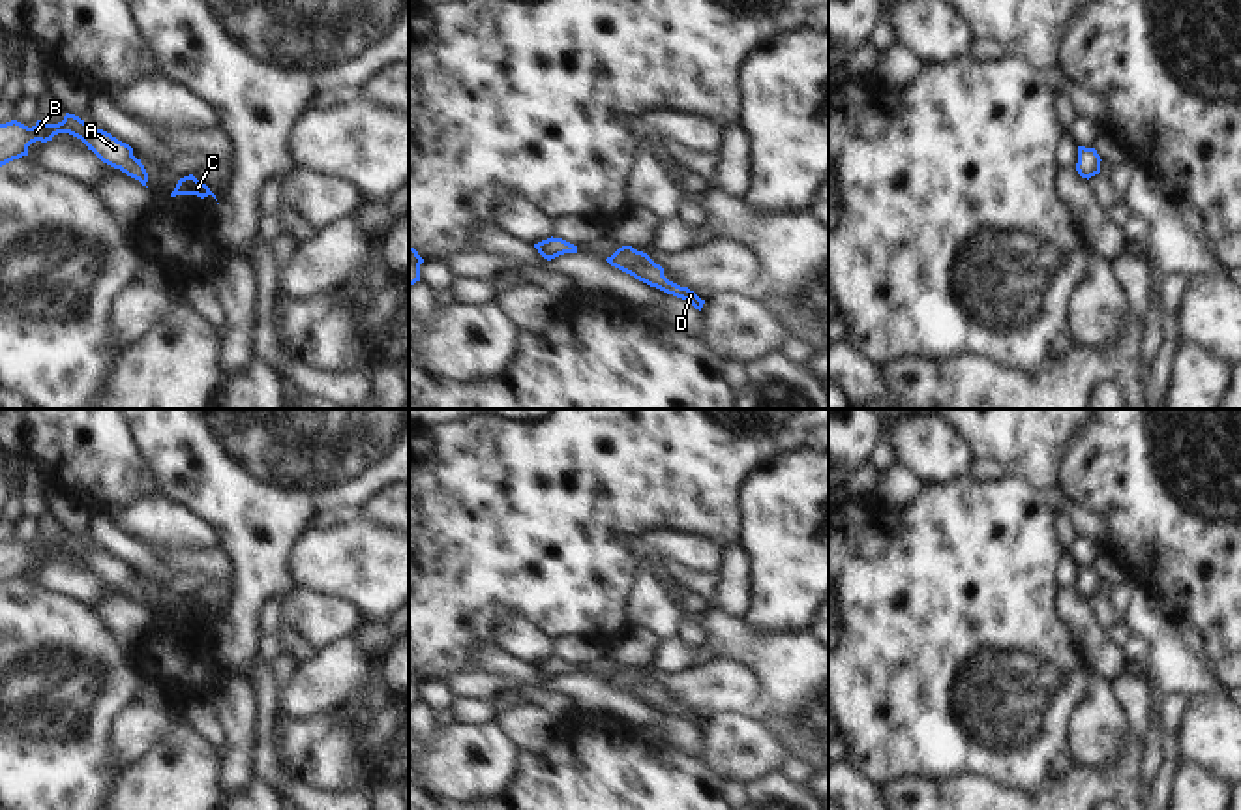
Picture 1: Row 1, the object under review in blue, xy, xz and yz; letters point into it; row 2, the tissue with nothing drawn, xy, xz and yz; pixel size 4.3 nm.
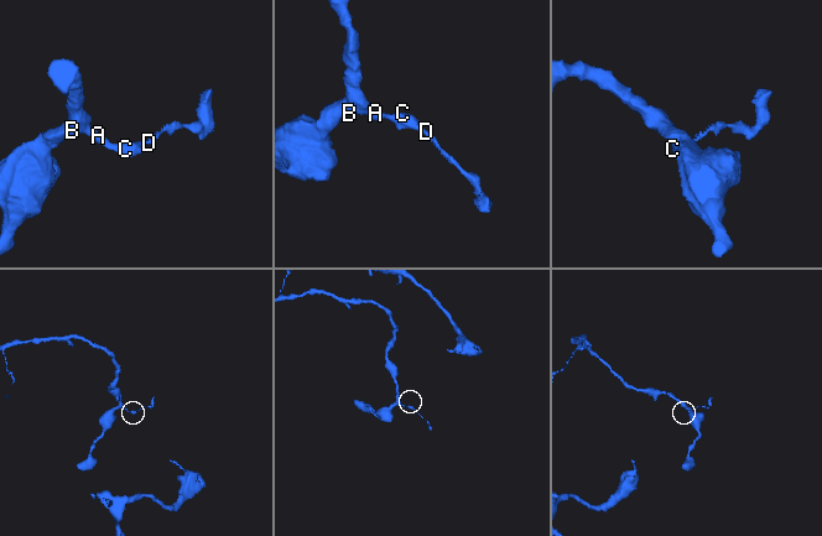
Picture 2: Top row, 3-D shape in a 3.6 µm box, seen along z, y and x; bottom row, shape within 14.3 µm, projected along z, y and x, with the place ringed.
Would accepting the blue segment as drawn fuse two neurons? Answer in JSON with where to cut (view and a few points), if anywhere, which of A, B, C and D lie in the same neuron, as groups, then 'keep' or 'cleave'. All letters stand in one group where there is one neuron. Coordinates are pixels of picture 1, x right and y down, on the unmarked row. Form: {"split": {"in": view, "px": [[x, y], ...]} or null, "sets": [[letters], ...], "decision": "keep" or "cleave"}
{"split": null, "sets": [["A", "B", "C", "D"]], "decision": "keep"}

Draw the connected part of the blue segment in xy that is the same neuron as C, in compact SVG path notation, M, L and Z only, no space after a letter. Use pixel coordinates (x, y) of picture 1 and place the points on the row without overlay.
M193 594L178 600L171 617L176 617L176 615L197 615L201 619L212 615L216 619L216 615L210 611L210 608L206 604L202 604L201 600L197 600Z

